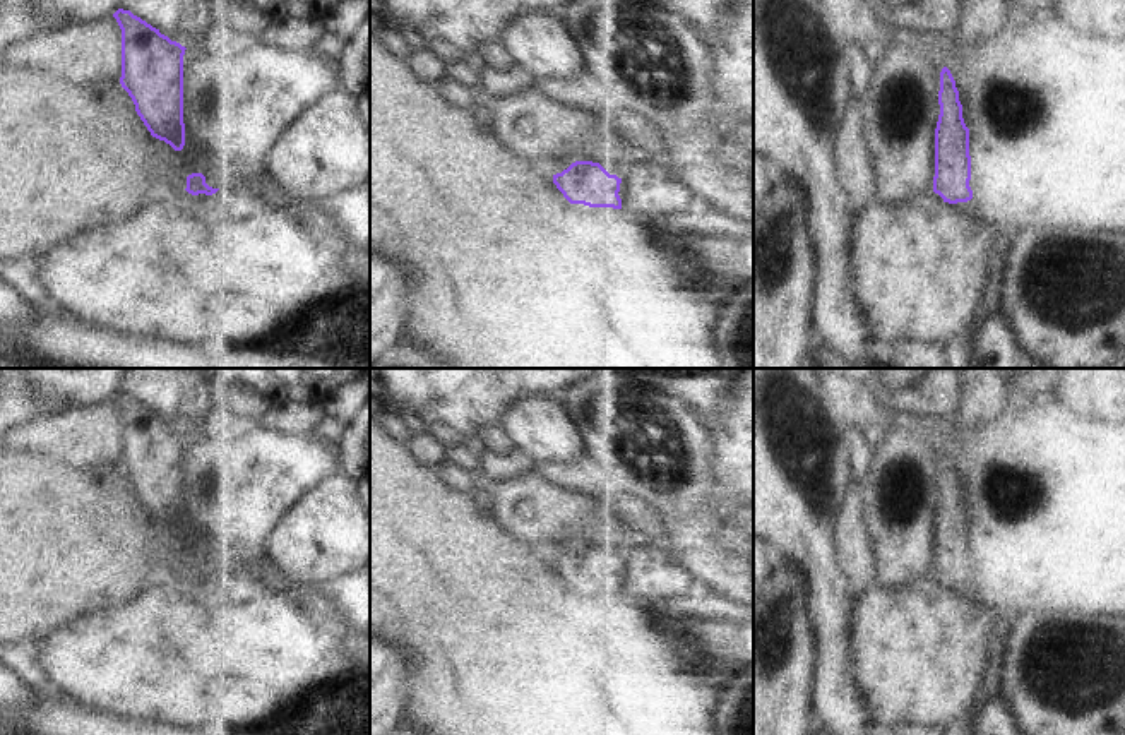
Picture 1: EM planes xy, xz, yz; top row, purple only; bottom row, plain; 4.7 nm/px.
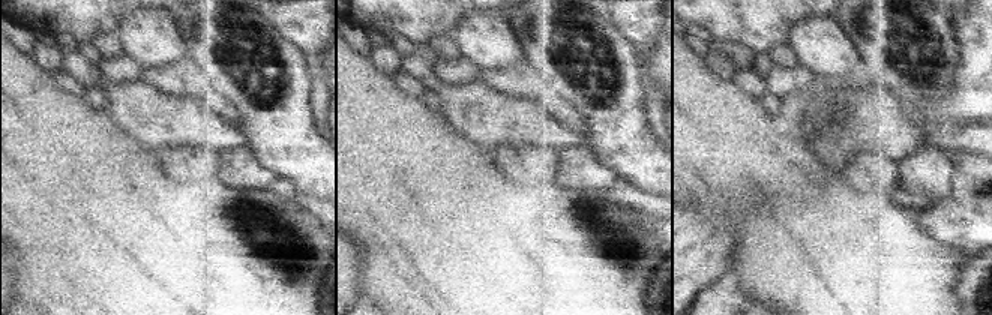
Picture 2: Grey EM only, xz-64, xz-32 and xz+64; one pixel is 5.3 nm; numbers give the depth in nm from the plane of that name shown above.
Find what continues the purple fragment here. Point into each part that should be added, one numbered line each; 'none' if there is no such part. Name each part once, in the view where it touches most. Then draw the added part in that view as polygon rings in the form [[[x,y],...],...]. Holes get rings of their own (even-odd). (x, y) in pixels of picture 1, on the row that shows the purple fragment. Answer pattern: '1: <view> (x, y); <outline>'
1: yz (970, 208); [[[974,199],[967,200],[967,202],[957,202],[957,209],[966,214],[971,216],[978,221],[983,221],[979,209],[978,209],[978,202]]]

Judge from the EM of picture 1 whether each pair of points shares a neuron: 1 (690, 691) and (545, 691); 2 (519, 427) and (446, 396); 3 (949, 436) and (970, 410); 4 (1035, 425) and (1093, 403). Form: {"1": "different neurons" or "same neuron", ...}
{"1": "same neuron", "2": "different neurons", "3": "same neuron", "4": "different neurons"}

